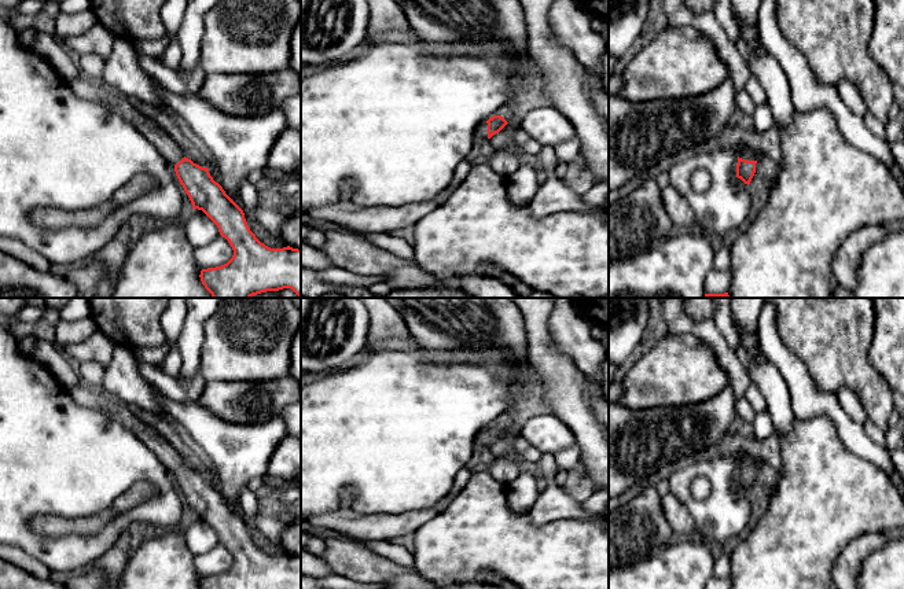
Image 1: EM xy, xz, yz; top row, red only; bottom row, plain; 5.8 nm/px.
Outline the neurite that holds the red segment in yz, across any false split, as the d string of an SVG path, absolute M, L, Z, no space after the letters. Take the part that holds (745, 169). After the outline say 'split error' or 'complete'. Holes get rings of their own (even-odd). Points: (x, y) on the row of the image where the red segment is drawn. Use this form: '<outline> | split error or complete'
M739 146L738 150L738 165L736 165L736 177L741 178L745 184L750 184L756 173L757 158L754 152L745 146Z | split error

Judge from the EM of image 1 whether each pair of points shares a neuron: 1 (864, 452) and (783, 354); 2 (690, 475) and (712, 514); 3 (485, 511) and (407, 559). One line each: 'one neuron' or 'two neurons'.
1: one neuron
2: one neuron
3: two neurons

